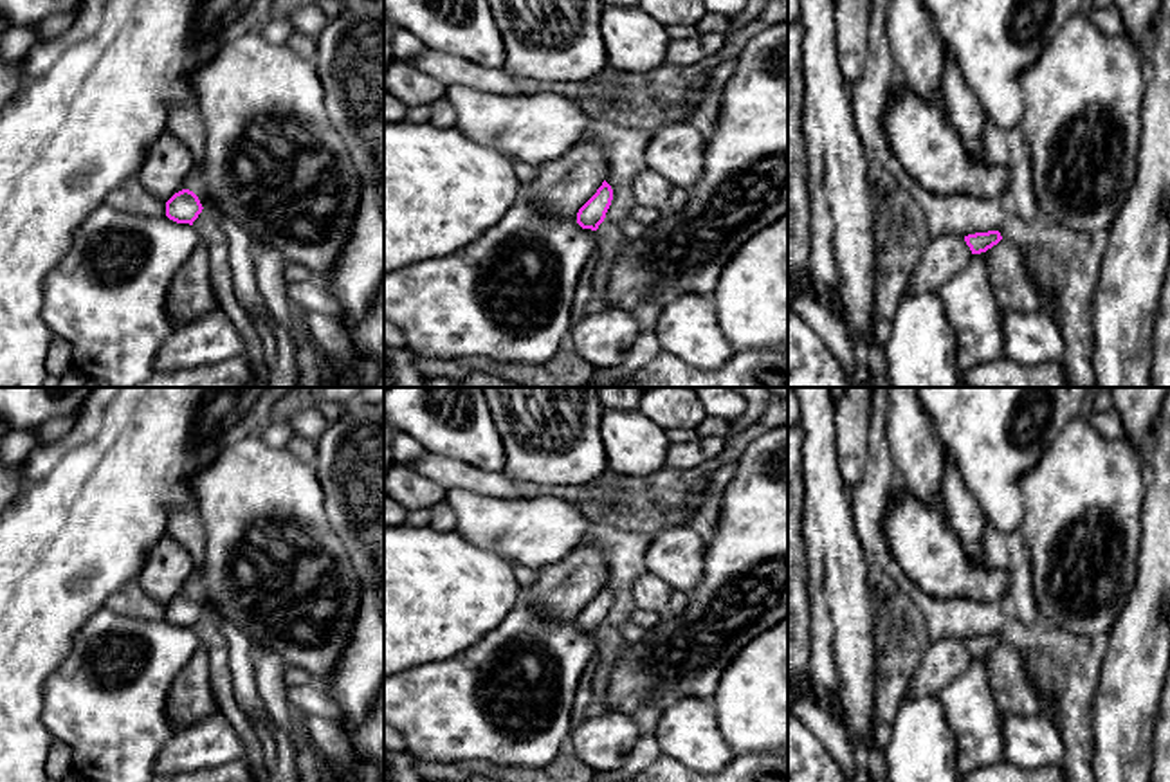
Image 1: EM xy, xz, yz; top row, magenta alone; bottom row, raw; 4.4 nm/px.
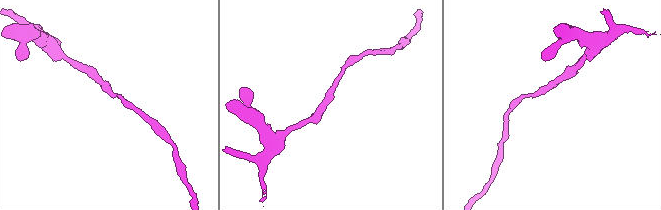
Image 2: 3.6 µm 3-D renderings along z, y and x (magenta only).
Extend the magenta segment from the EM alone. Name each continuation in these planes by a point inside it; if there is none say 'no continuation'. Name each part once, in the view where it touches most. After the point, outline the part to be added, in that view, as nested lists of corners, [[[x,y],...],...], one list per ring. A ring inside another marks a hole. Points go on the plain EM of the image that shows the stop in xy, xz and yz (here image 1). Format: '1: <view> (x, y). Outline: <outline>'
no continuation

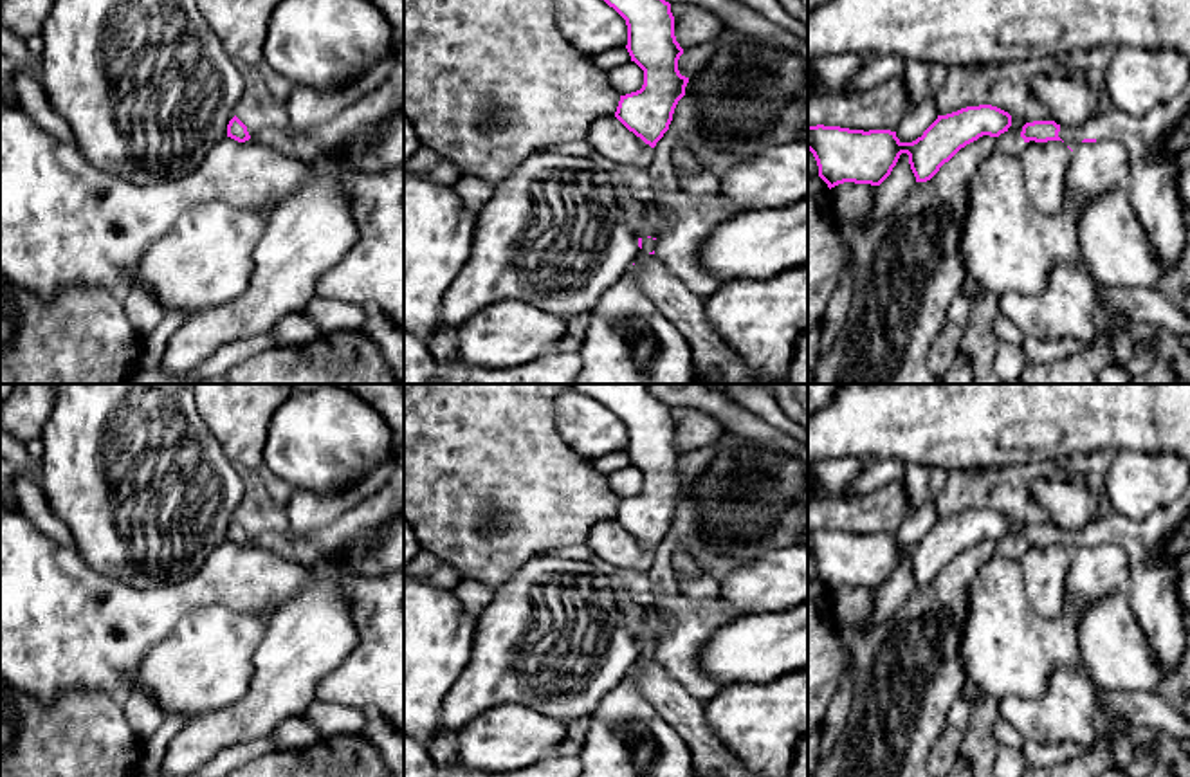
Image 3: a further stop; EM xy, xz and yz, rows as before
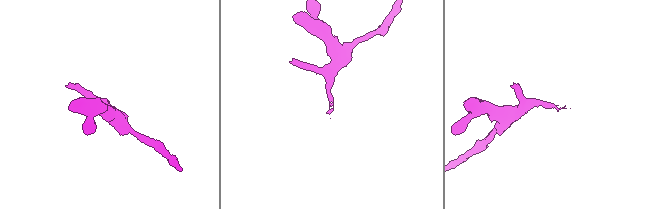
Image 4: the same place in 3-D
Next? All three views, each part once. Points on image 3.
1: yz (1158, 548). Outline: [[[1190,481],[1186,490],[1147,519],[1103,512],[1076,532],[1060,530],[1058,541],[1075,553],[1084,543],[1118,544],[1129,557],[1129,606],[1149,638],[1158,663],[1176,671],[1188,649],[1185,609],[1177,582],[1190,570]]]

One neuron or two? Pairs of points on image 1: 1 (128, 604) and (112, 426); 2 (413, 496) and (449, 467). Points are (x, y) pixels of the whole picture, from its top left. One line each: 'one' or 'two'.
1: two
2: two

